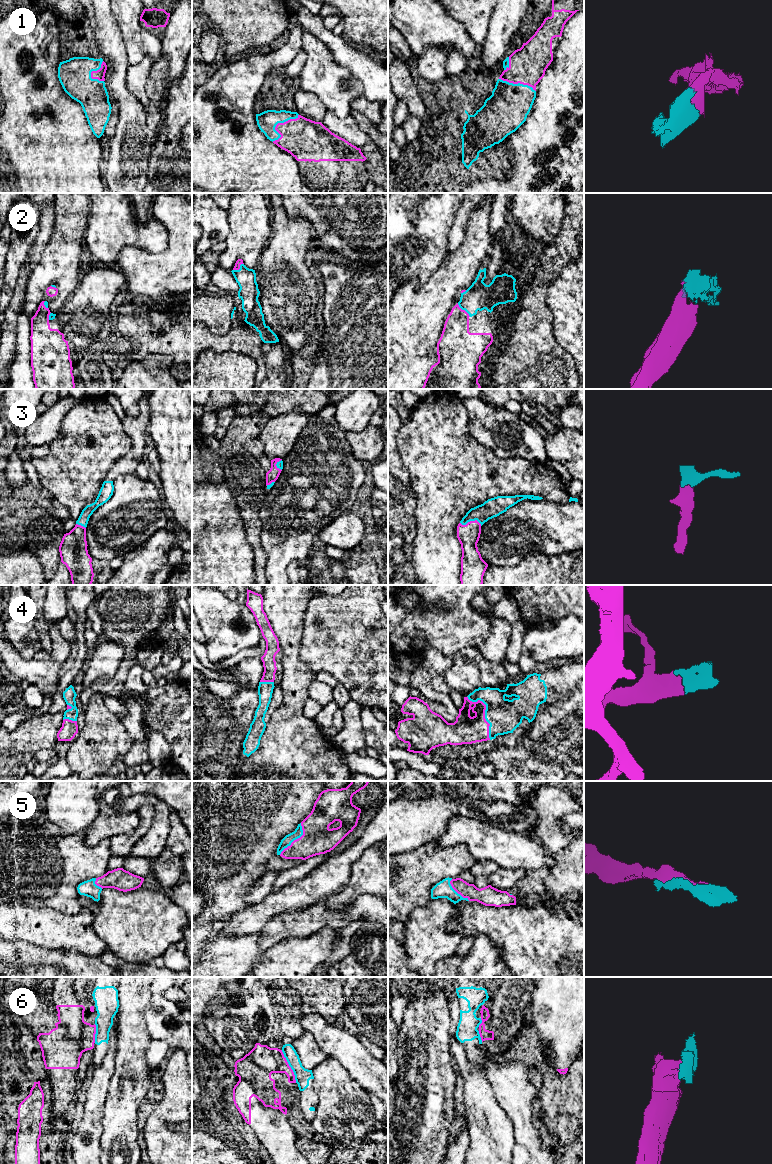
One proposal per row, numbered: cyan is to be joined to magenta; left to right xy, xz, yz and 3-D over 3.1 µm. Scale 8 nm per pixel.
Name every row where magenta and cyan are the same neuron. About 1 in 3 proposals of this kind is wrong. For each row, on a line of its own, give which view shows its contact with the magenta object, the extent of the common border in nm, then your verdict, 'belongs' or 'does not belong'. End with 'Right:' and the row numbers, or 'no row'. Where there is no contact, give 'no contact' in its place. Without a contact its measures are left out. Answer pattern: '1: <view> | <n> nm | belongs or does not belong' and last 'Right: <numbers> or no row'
1: xz | 300 nm | belongs
2: yz | 160 nm | belongs
3: yz | 180 nm | belongs
4: yz | 400 nm | belongs
5: xz | 320 nm | belongs
6: xz | 300 nm | does not belong
Right: 1, 2, 3, 4, 5

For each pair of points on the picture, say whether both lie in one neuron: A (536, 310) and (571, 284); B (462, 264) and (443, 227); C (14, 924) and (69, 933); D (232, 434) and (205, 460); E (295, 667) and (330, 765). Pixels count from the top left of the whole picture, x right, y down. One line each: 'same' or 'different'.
A: different
B: different
C: same
D: same
E: same

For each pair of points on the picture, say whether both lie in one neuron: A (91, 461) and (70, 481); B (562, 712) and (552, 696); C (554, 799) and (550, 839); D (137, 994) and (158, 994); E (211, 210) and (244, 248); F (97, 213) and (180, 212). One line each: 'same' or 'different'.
A: same
B: different
C: same
D: different
E: different
F: different

